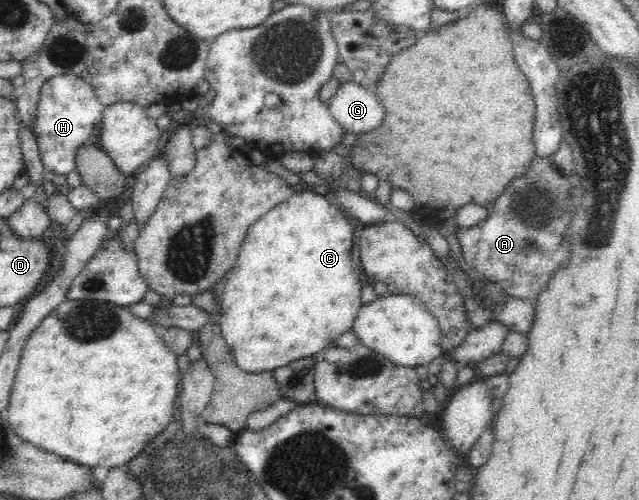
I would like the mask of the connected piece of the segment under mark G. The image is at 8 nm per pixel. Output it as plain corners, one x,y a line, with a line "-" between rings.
354,80
338,86
327,108
334,121
353,134
374,129
384,119
384,109
374,92
364,89

